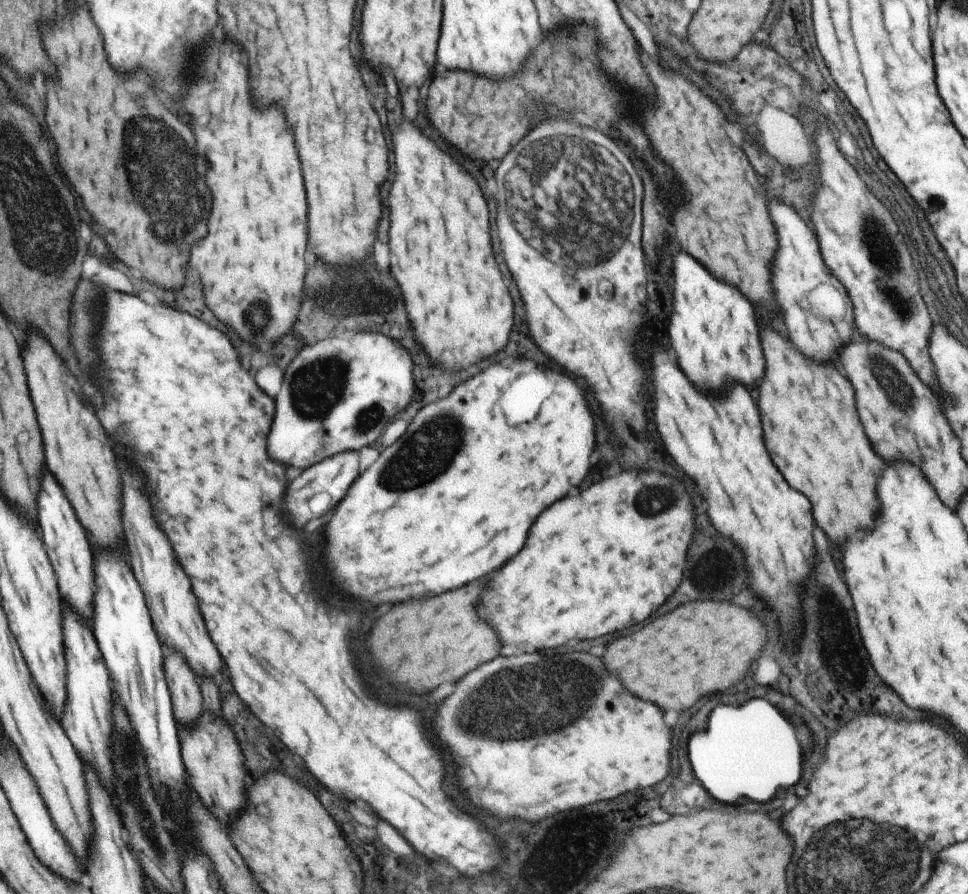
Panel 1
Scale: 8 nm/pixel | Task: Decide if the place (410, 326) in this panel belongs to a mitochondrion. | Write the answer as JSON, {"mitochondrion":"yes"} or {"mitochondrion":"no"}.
{"mitochondrion":"no"}

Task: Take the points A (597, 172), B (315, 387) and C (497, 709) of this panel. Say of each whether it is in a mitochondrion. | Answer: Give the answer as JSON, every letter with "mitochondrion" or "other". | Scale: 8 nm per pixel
{"A":"mitochondrion","B":"mitochondrion","C":"mitochondrion"}

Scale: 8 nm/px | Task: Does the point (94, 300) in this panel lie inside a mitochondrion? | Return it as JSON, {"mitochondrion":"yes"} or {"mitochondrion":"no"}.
{"mitochondrion":"yes"}

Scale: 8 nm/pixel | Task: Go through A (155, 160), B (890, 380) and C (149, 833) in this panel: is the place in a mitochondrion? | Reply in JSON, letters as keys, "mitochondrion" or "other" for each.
{"A":"mitochondrion","B":"mitochondrion","C":"mitochondrion"}

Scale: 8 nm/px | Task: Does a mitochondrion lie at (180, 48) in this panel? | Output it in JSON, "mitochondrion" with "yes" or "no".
{"mitochondrion":"yes"}

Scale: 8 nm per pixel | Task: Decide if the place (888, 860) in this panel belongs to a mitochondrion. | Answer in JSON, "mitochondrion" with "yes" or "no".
{"mitochondrion":"yes"}

